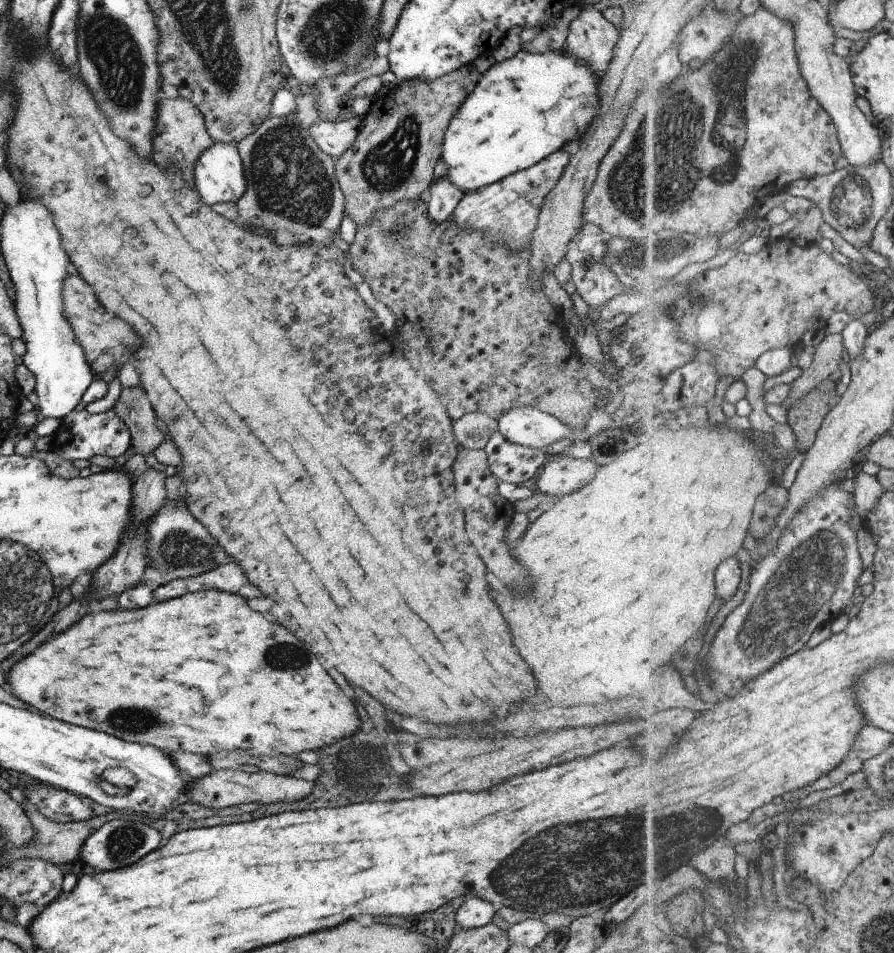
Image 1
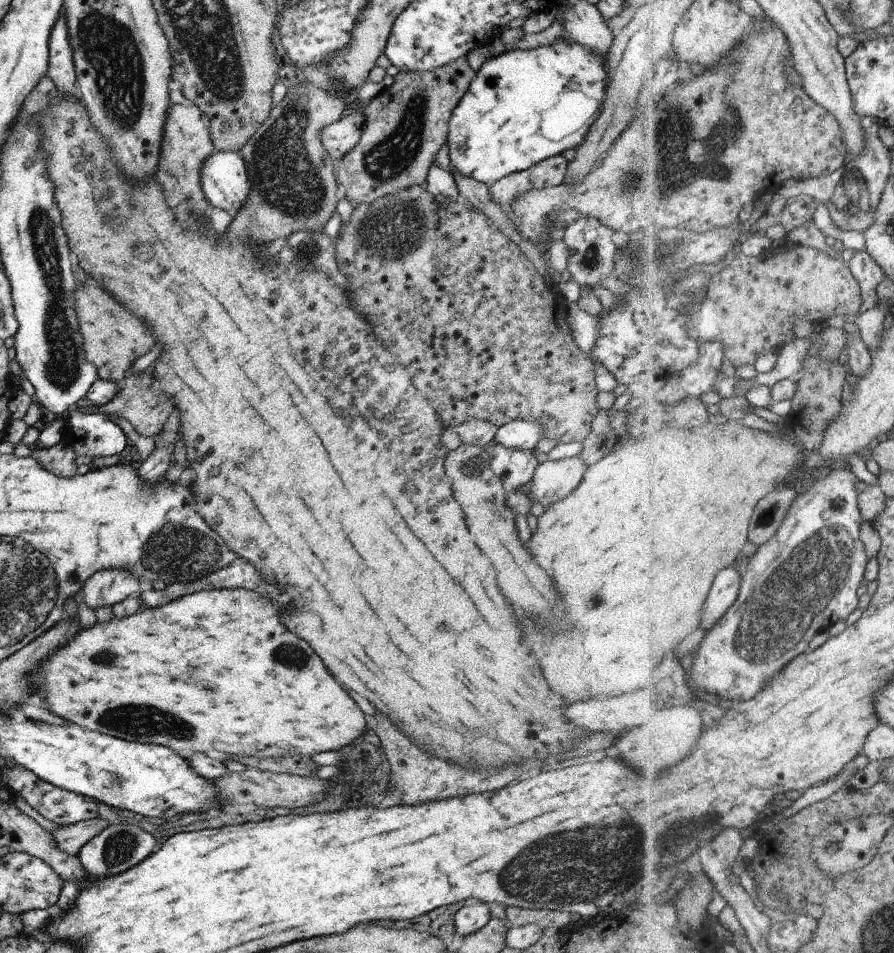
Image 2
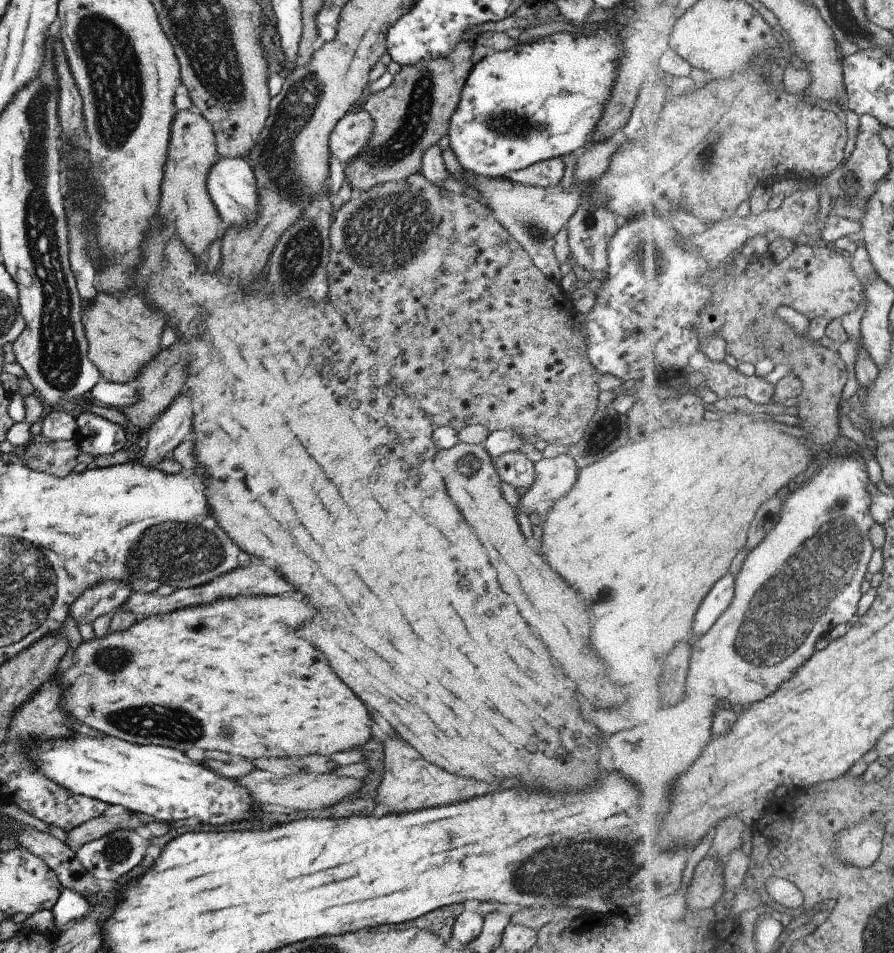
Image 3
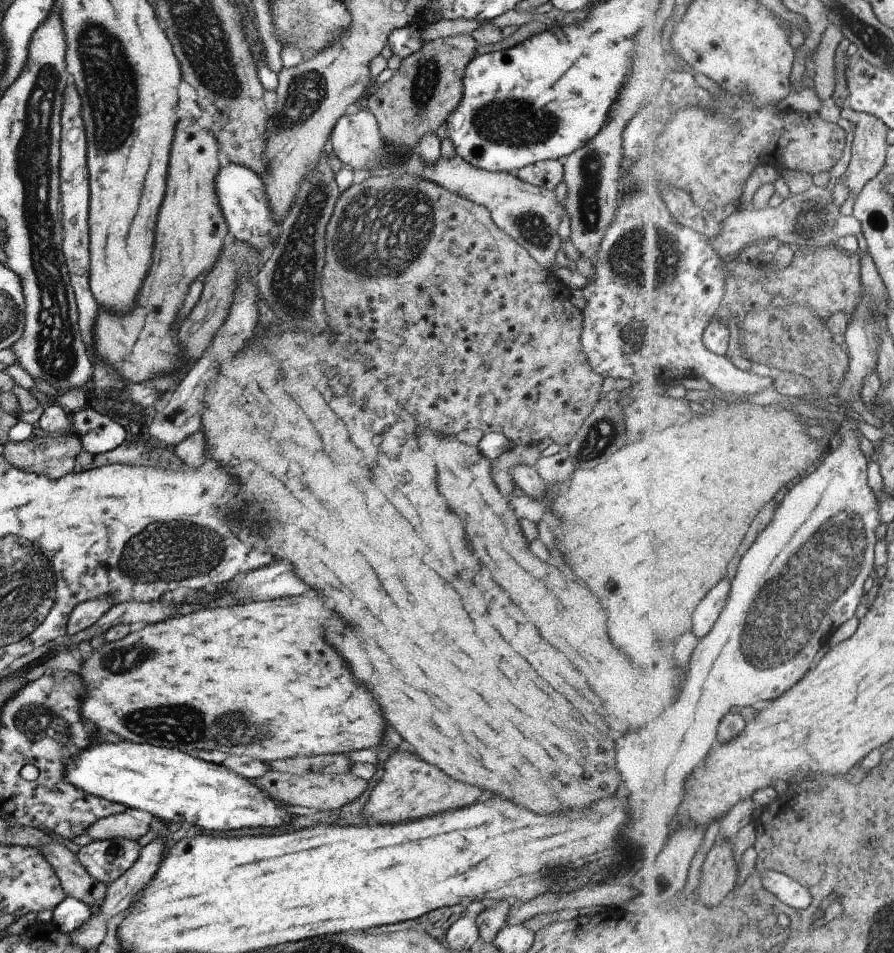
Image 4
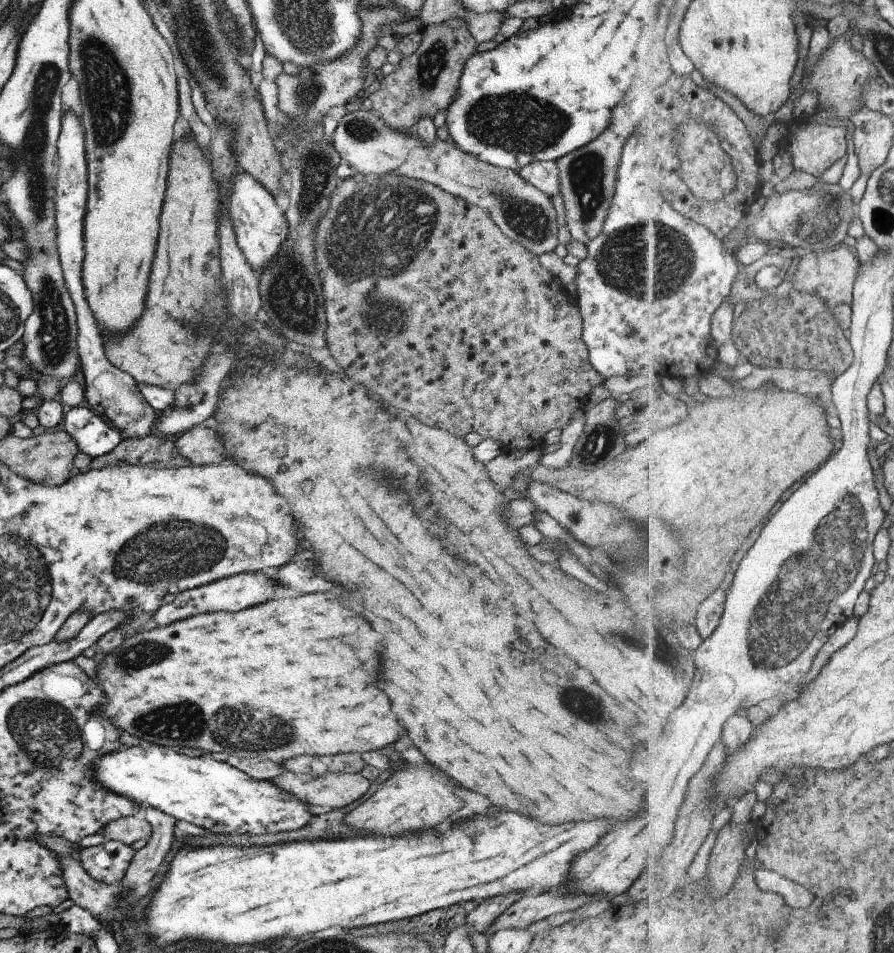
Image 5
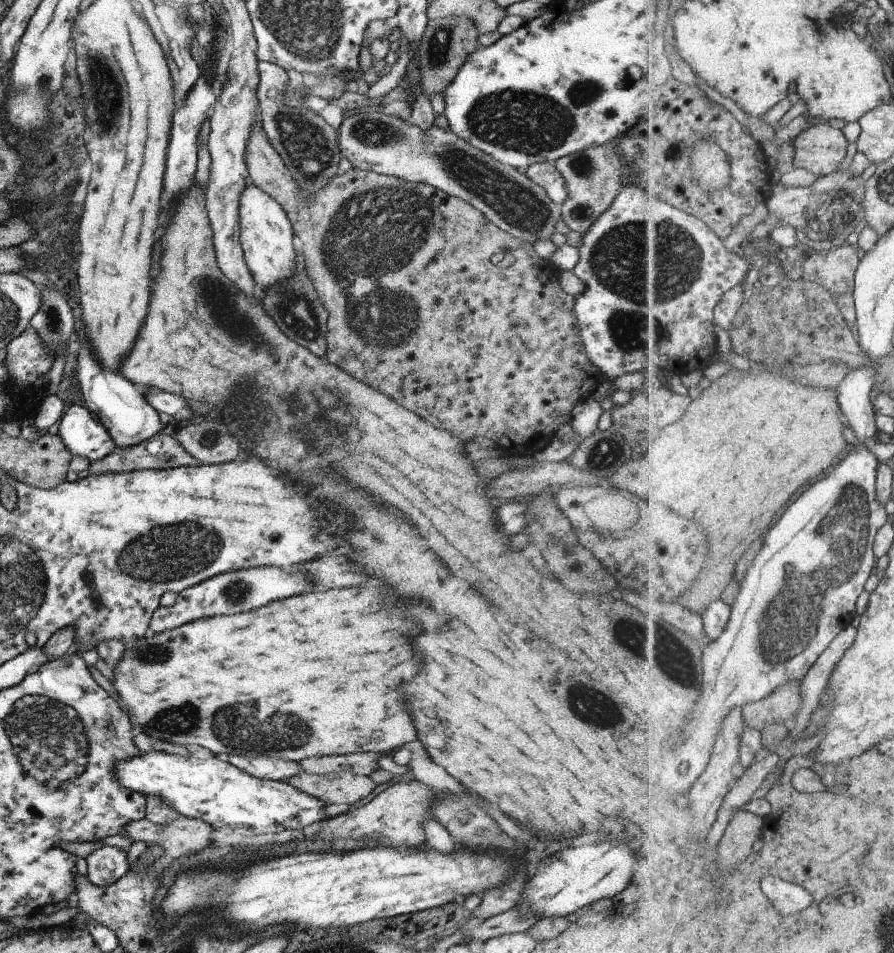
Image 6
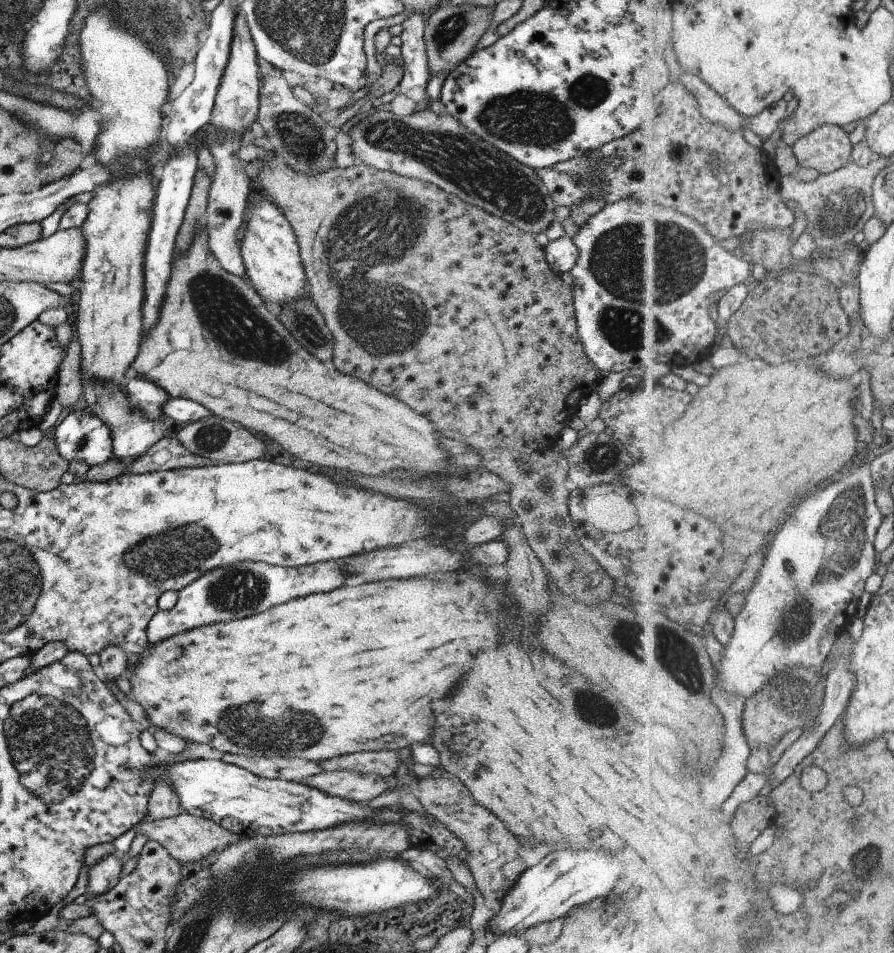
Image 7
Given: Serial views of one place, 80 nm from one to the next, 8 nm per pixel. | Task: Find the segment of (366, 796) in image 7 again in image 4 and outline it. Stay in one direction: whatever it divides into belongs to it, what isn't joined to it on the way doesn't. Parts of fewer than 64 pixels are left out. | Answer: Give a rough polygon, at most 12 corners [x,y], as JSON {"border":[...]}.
{"border":[[271,770],[251,782],[287,806],[335,810],[365,779]]}

